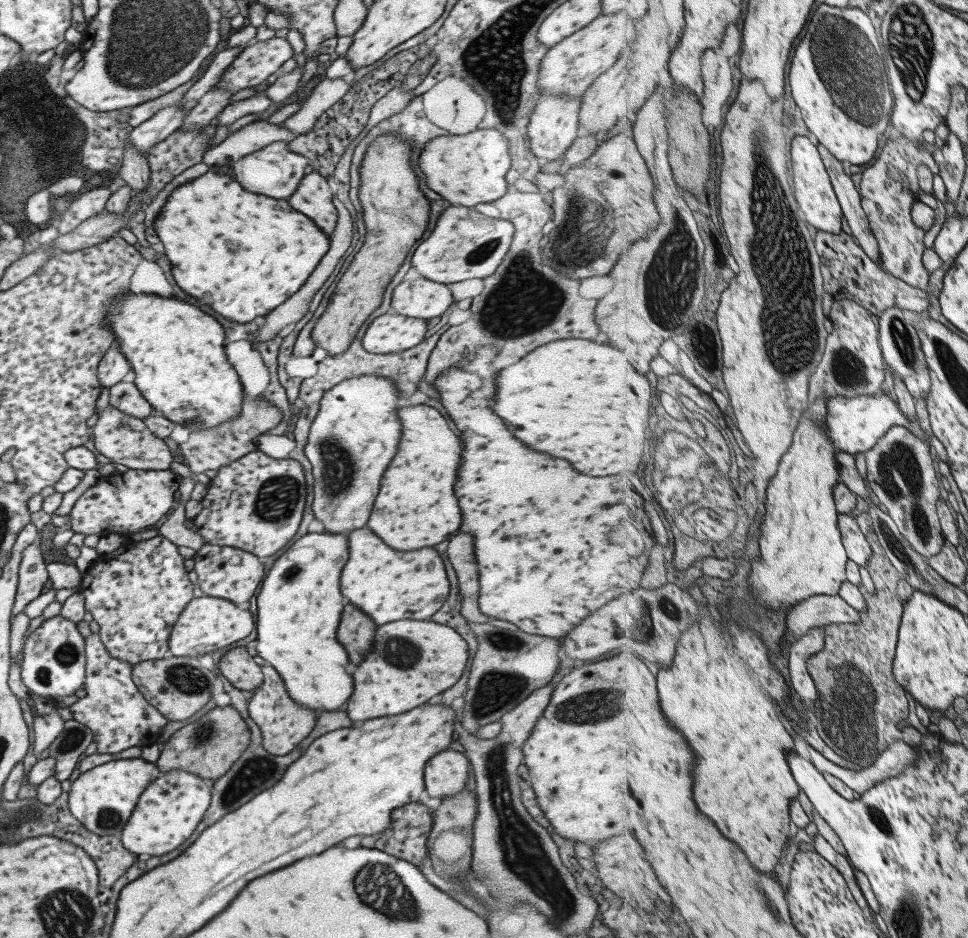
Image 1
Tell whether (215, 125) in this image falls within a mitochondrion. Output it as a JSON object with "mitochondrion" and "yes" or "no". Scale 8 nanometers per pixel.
{"mitochondrion":"no"}

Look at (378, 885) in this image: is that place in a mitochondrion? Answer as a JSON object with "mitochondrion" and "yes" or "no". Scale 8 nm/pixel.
{"mitochondrion":"yes"}

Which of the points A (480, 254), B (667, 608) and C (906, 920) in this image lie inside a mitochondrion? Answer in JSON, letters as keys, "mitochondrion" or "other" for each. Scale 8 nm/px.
{"A":"mitochondrion","B":"mitochondrion","C":"mitochondrion"}

